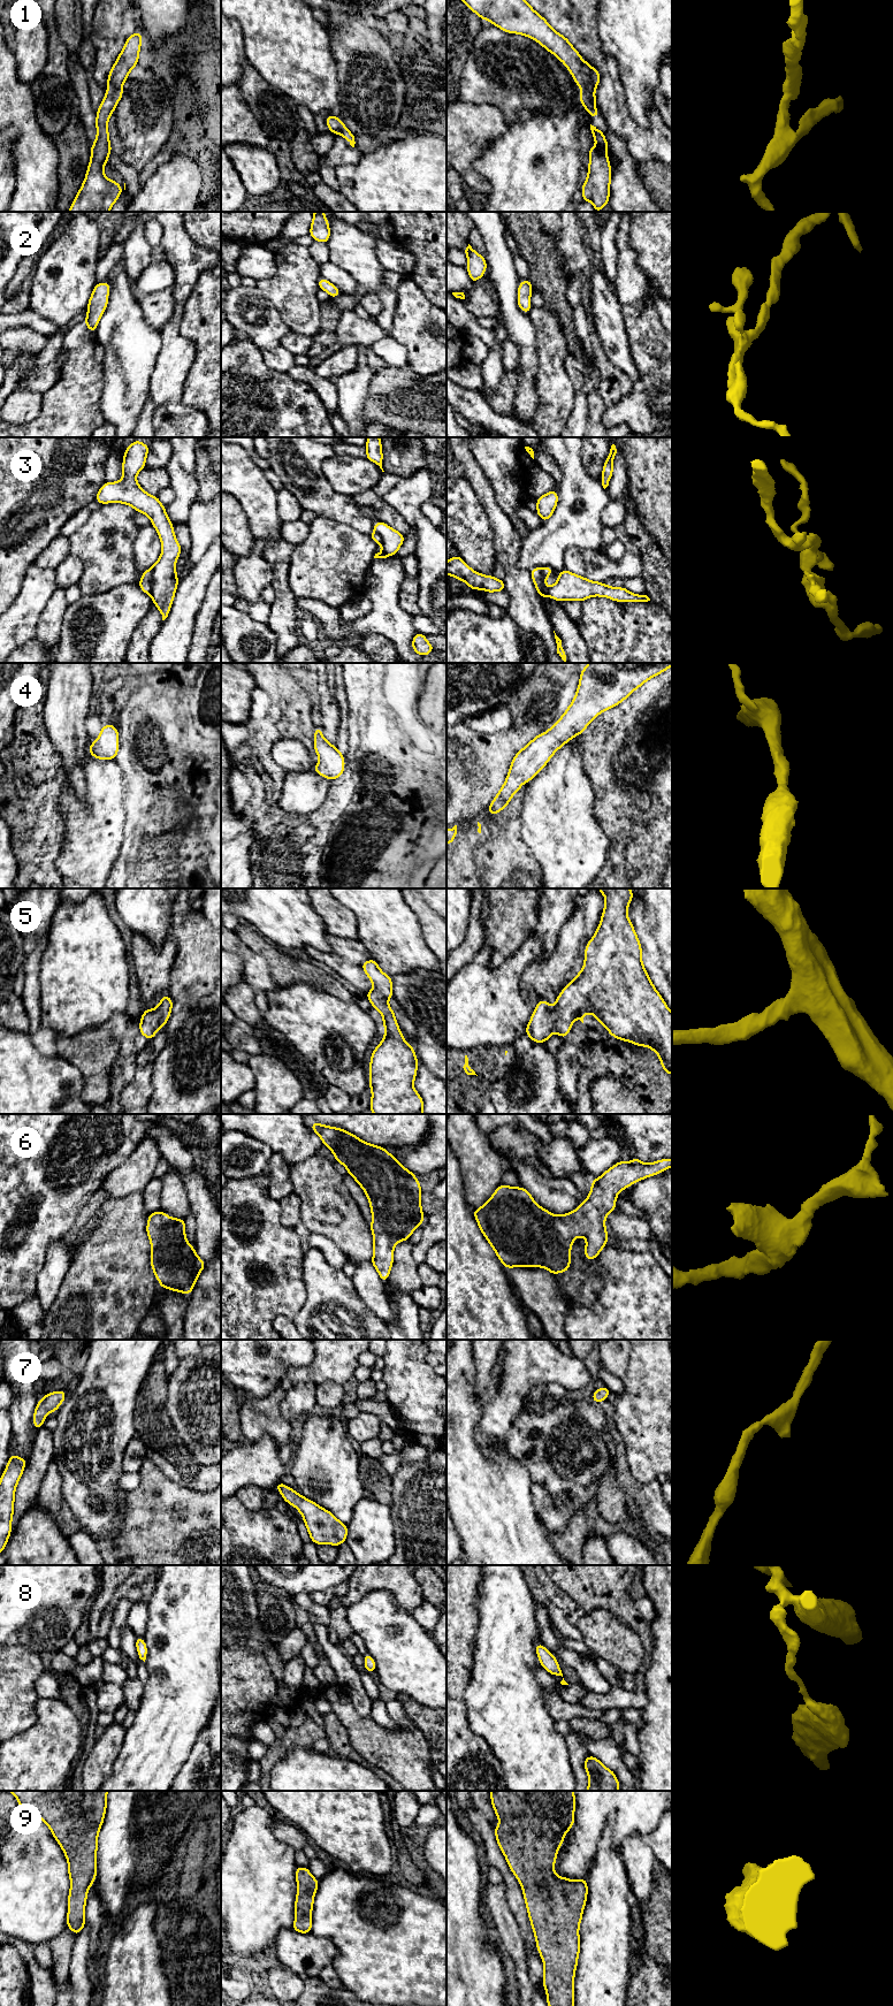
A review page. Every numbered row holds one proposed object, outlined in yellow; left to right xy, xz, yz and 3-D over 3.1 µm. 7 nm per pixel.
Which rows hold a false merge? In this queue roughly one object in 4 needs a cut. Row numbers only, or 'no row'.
3

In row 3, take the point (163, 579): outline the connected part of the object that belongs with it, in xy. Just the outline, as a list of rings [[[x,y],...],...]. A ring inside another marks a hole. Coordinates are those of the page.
[[[139,440],[133,441],[125,449],[123,456],[122,479],[119,482],[105,482],[94,501],[100,504],[128,504],[151,519],[162,544],[161,555],[151,567],[151,598],[165,620],[170,611],[178,585],[175,566],[182,548],[174,534],[174,526],[166,513],[166,508],[160,503],[159,497],[148,495],[137,483],[136,476],[139,471],[145,468],[148,451],[148,445]]]

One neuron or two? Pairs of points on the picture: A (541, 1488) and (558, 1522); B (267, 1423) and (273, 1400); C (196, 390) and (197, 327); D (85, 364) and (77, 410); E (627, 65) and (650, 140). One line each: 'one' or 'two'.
A: one
B: one
C: one
D: one
E: two

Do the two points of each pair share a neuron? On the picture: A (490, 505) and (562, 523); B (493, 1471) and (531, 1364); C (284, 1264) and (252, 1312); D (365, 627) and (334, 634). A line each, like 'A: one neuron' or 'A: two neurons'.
A: two neurons
B: two neurons
C: one neuron
D: two neurons

